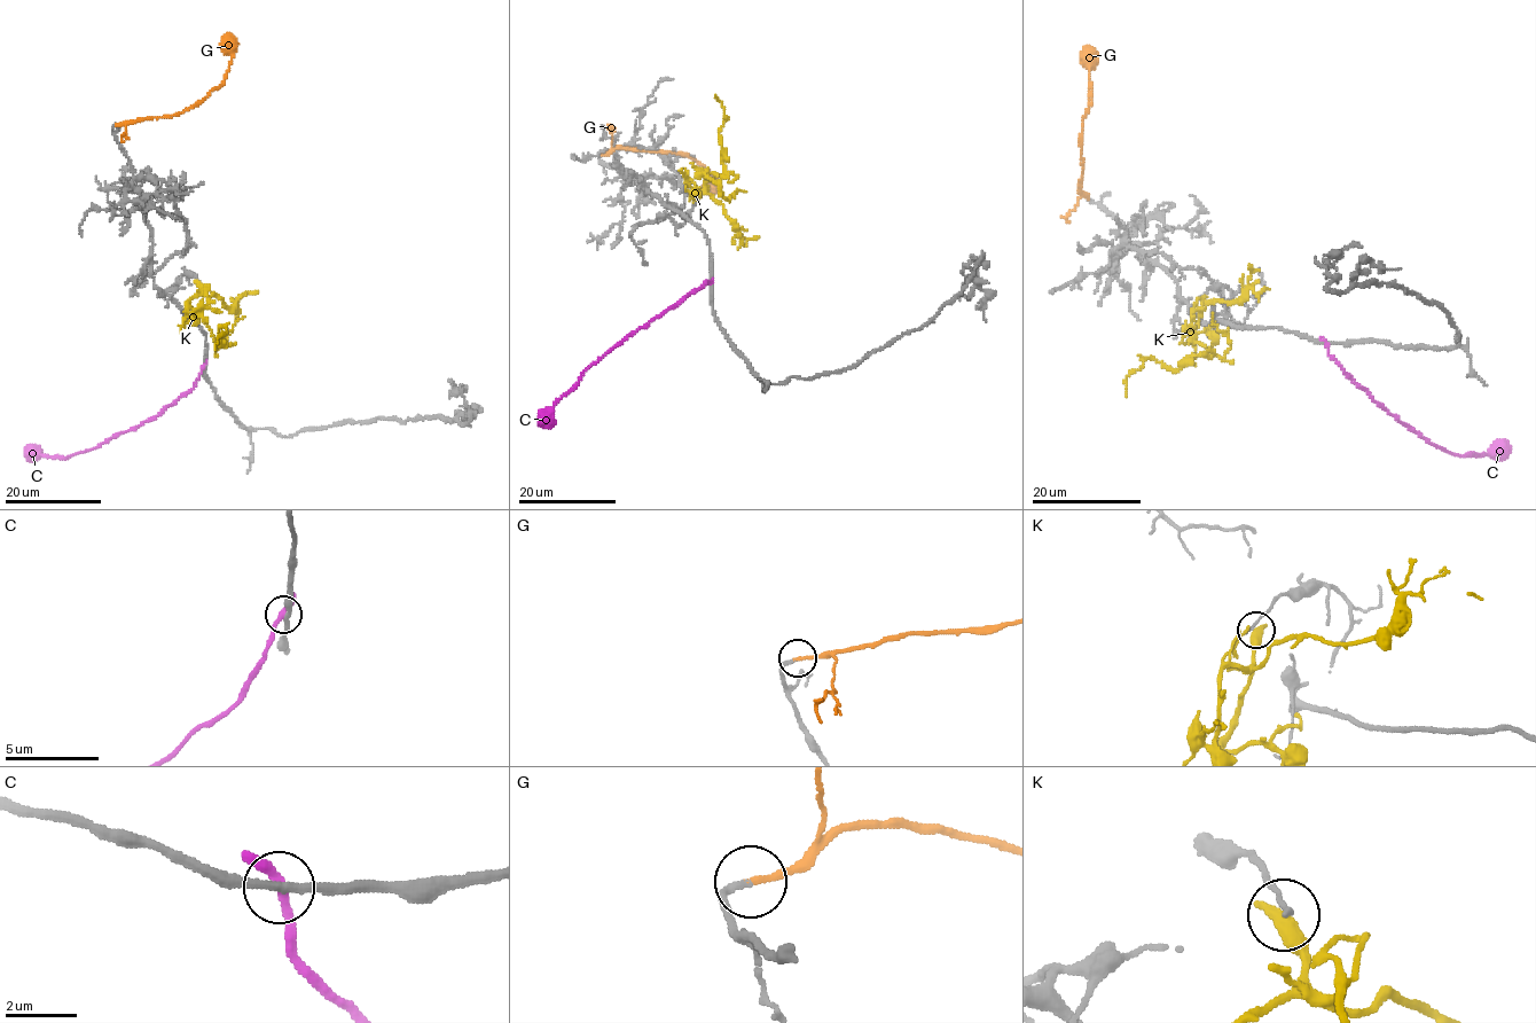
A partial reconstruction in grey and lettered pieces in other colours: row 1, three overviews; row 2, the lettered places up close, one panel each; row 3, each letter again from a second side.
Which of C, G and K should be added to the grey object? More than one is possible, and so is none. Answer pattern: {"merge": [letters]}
{"merge": ["G"]}

